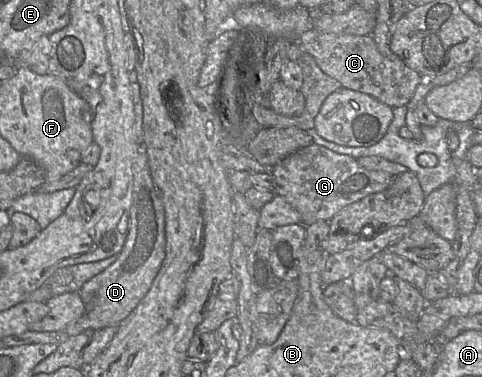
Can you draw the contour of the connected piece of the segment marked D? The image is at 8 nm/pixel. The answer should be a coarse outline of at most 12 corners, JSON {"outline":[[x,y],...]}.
{"outline":[[147,155],[134,163],[126,241],[78,293],[69,336],[118,326],[165,258]]}

